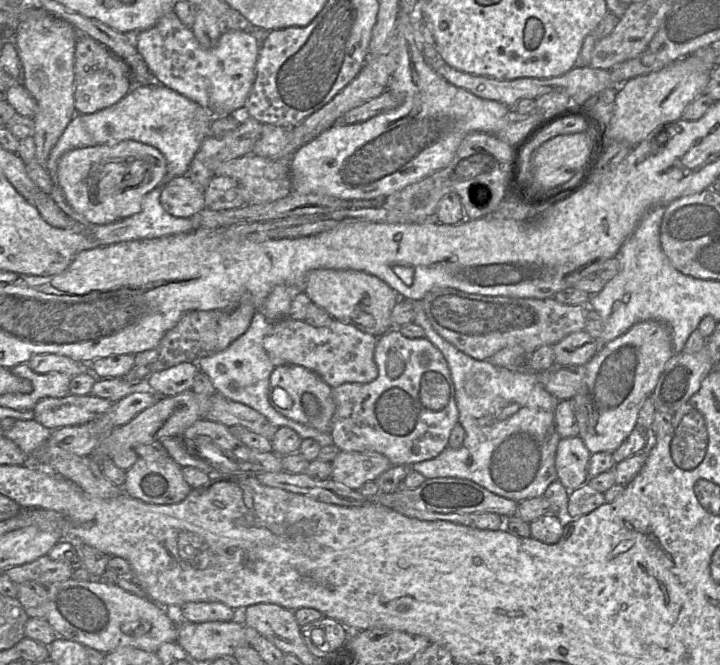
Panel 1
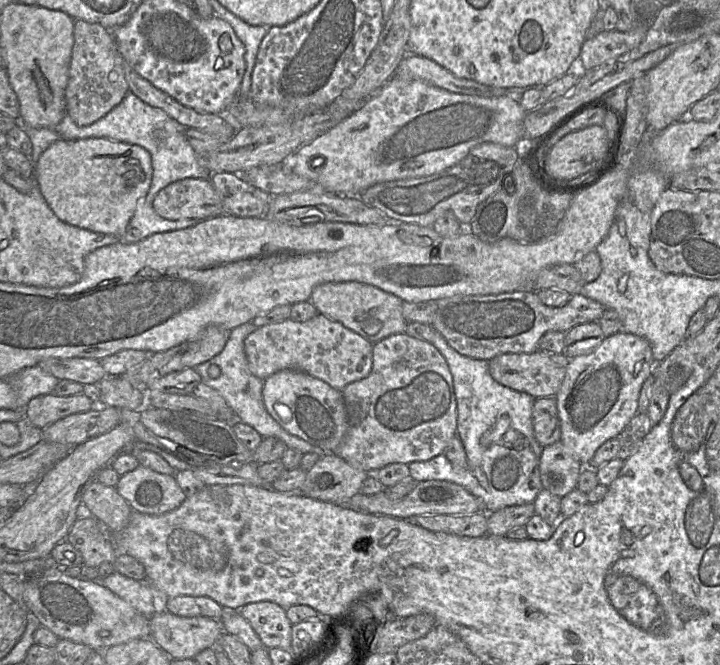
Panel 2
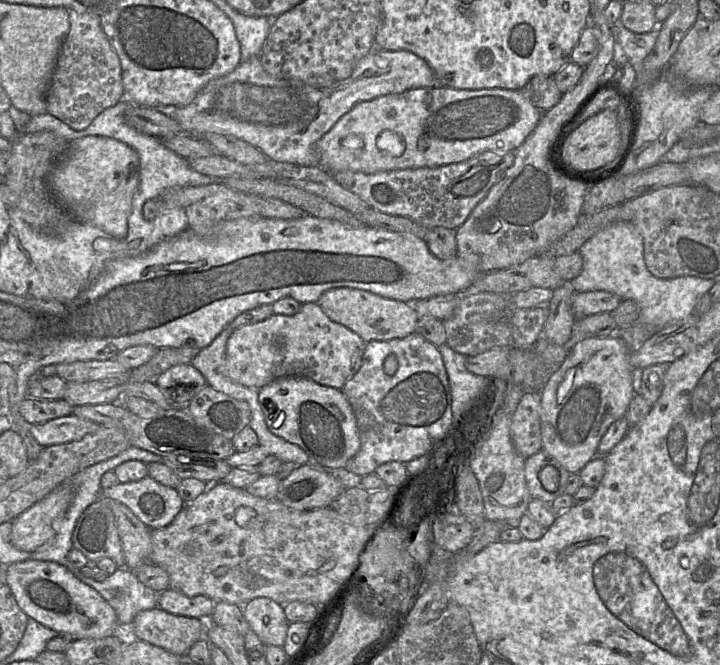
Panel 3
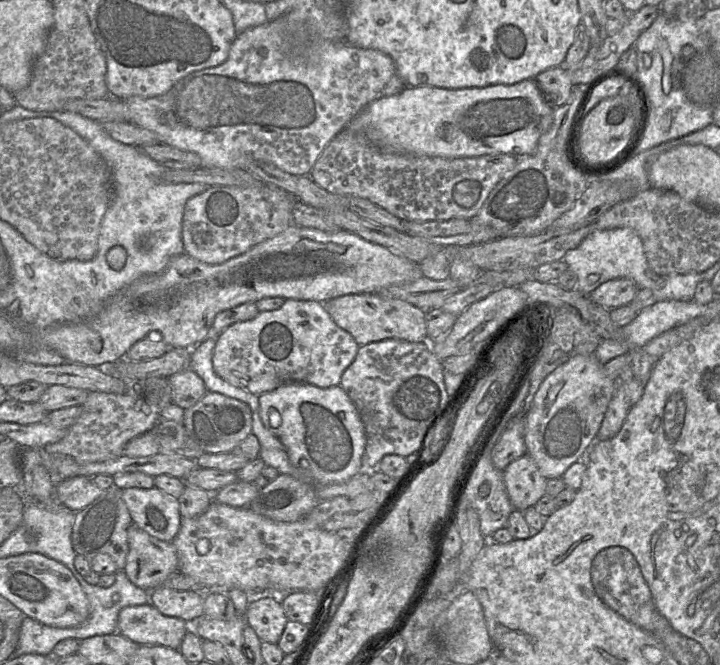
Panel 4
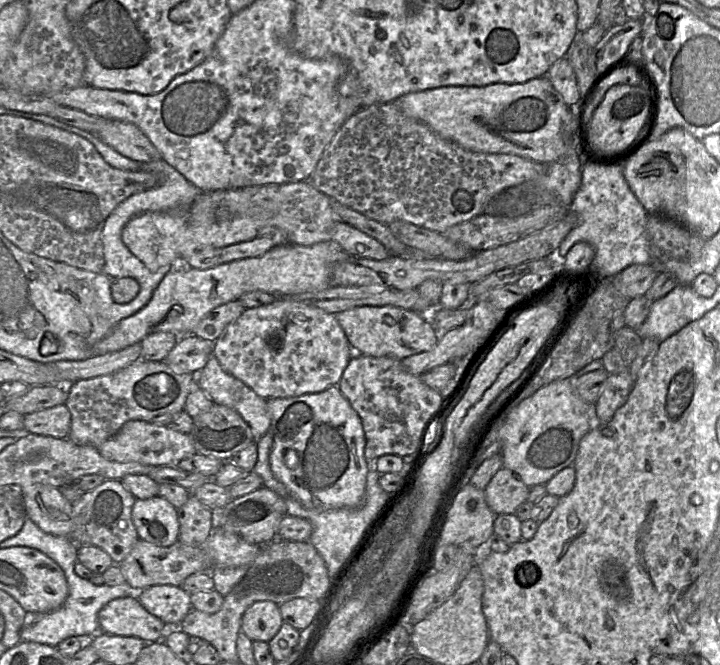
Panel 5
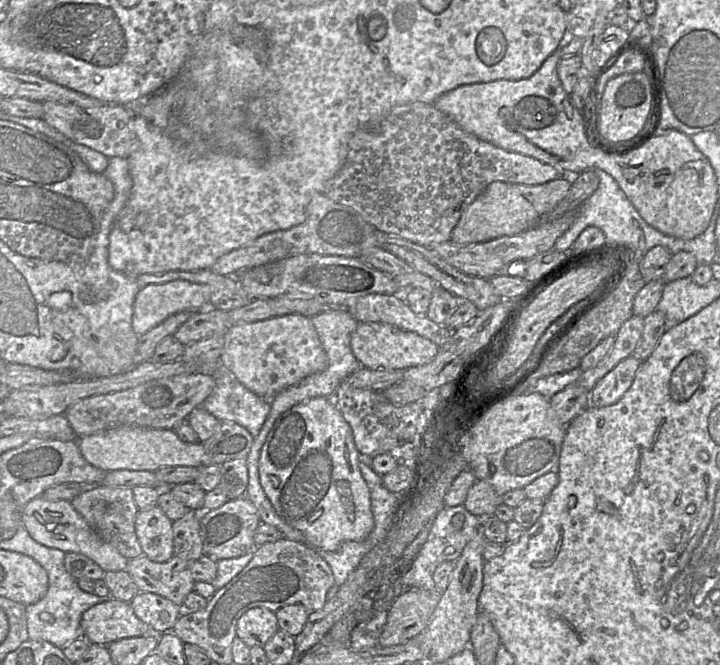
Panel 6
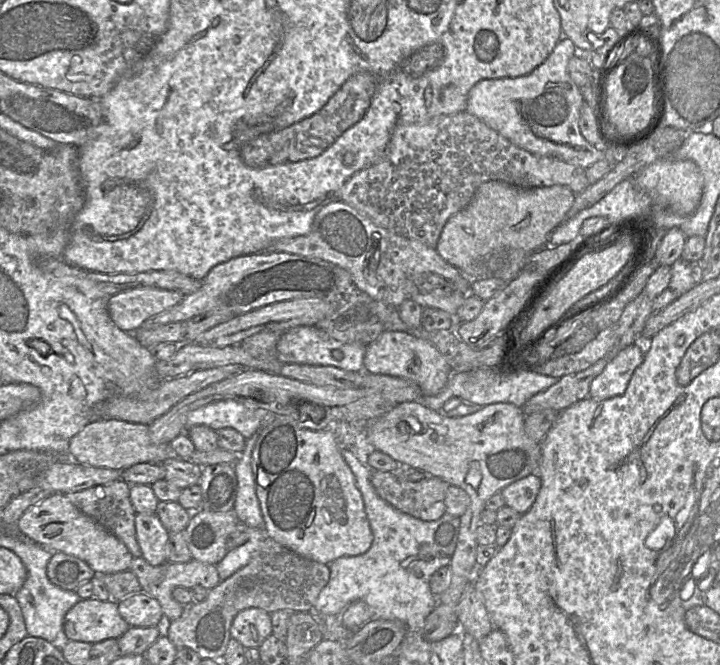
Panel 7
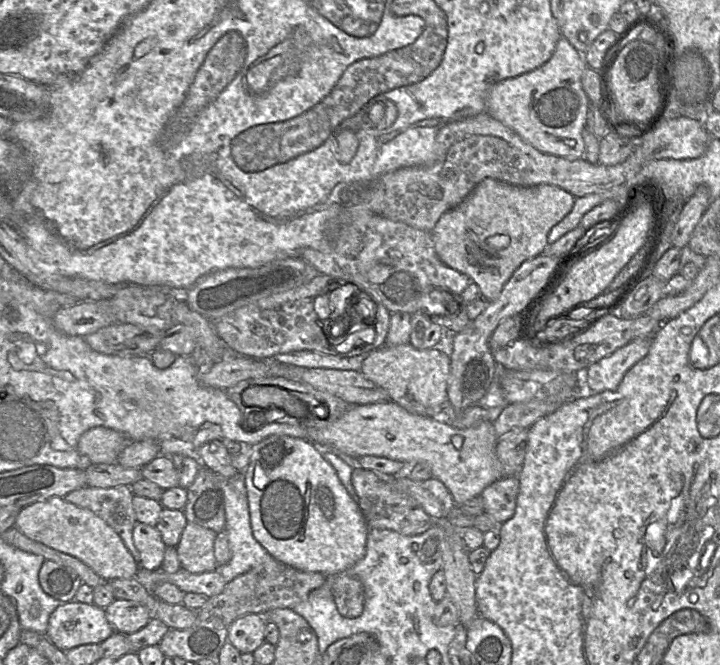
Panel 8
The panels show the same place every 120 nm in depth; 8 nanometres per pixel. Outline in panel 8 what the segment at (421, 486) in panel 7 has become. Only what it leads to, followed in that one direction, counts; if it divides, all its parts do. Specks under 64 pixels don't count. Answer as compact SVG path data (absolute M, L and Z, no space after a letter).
M357 467L352 472L351 483L358 496L358 505L368 529L386 529L405 536L414 536L431 527L432 519L419 503L408 494L399 491L393 483L381 480L376 472Z

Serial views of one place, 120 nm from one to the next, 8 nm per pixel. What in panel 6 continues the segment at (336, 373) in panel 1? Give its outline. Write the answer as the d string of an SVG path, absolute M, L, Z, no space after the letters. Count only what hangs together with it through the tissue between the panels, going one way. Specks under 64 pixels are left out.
M301 314L232 325L224 336L225 345L220 355L222 367L257 396L271 400L271 404L279 392L324 371L328 365L311 318Z

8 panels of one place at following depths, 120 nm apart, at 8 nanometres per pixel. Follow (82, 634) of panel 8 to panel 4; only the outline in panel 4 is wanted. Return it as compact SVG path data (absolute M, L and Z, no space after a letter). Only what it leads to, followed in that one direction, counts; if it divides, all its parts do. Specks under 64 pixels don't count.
M151 603L123 608L118 617L118 632L141 645L161 645L179 649L187 633L182 619L165 616Z

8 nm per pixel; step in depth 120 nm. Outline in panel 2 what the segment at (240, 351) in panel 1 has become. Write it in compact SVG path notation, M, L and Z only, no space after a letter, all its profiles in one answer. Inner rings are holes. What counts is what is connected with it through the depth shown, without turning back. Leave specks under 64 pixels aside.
M247 322L231 329L223 350L210 360L195 366L194 369L201 376L202 383L221 394L229 407L234 411L236 418L252 426L263 438L276 437L285 442L290 449L298 450L303 454L316 453L322 456L324 453L320 448L286 432L267 412L262 397L264 381L251 374L244 351L245 338L254 331L255 328L256 326L252 322ZM212 365L216 365L220 369L220 375L217 378L212 378L208 374L208 369Z

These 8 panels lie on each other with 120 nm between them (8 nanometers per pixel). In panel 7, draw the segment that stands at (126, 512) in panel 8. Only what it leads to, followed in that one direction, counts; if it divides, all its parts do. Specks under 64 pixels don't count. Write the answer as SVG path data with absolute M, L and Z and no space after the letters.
M120 479L84 490L66 493L66 496L84 514L93 518L120 539L134 558L139 558L142 556L142 551L136 538L135 517L137 512L131 502L131 486L130 483Z

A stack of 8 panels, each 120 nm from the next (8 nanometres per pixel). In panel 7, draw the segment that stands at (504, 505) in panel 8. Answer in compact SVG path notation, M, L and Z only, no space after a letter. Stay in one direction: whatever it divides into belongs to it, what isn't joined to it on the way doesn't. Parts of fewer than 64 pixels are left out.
M532 473L503 488L500 492L505 504L520 514L527 512L535 502L541 488L541 478Z

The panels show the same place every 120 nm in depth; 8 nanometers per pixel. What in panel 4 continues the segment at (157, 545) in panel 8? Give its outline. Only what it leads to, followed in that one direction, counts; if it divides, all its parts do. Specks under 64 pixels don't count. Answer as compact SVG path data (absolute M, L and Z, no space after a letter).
M156 486L122 489L121 497L137 527L162 541L171 542L176 537L182 520L178 499Z

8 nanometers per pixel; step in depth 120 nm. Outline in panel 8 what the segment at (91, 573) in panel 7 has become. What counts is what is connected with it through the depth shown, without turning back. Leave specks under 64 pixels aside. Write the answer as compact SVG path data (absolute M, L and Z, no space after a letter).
M46 559L39 571L39 583L45 593L66 603L75 598L83 582L73 569Z

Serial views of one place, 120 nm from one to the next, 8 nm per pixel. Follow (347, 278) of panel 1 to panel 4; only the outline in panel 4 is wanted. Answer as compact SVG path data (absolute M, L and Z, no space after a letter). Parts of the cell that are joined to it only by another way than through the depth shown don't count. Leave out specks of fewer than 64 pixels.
M348 294L324 303L333 321L350 333L361 345L386 339L420 343L428 339L425 311L399 299L383 298L378 294Z

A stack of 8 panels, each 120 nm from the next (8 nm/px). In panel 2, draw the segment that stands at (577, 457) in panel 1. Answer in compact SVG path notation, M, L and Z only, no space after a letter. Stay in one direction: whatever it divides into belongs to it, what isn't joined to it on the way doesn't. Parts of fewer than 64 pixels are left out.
M562 442L543 448L540 457L540 476L543 489L564 497L574 491L585 466Z

